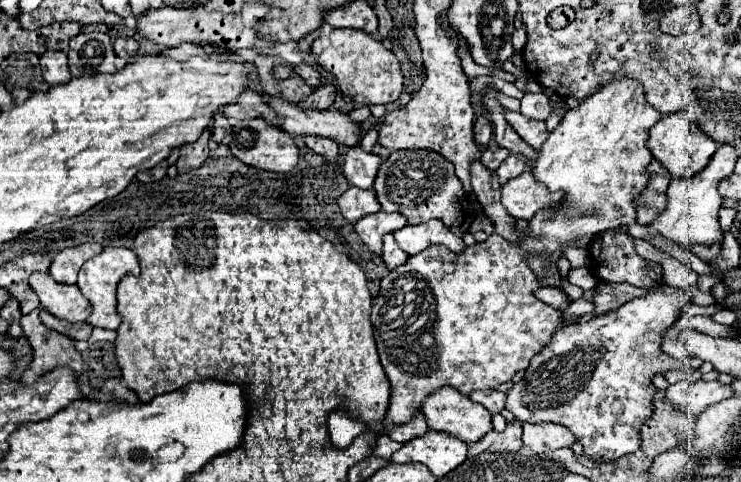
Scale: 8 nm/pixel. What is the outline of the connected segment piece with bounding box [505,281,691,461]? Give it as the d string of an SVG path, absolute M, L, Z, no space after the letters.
M657 281L655 287L651 287L645 297L637 297L619 307L617 311L597 315L591 321L559 329L553 335L551 343L539 355L533 357L529 369L525 371L525 377L507 391L505 409L509 409L521 423L549 421L569 427L591 459L613 461L619 459L621 455L633 453L641 445L639 439L641 425L653 411L651 403L655 393L655 387L651 383L653 375L665 373L669 369L685 369L685 365L679 359L673 359L661 351L663 341L661 337L663 331L677 321L681 309L689 301L691 299L687 291Z

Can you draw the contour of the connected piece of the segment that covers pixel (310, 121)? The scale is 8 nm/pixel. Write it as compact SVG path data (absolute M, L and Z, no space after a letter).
M277 103L275 111L279 113L283 129L291 135L327 137L347 147L359 145L361 125L351 121L345 113L339 113L335 109L301 111L299 107L289 107L289 103Z

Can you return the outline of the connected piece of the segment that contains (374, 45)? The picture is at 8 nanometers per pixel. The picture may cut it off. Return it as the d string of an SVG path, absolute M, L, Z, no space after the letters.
M333 29L327 39L315 39L311 53L319 67L329 71L343 97L349 97L361 107L369 105L387 105L399 99L403 91L403 73L399 67L397 57L383 47L381 41L365 35L363 31L351 29Z

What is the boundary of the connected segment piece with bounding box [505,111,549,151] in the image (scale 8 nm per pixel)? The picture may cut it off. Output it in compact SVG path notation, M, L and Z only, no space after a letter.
M505 111L505 121L517 131L517 135L529 143L533 149L539 151L539 147L545 143L547 139L547 127L545 123L541 121L533 121L533 119L527 119L523 117L521 113L515 113L515 111Z

